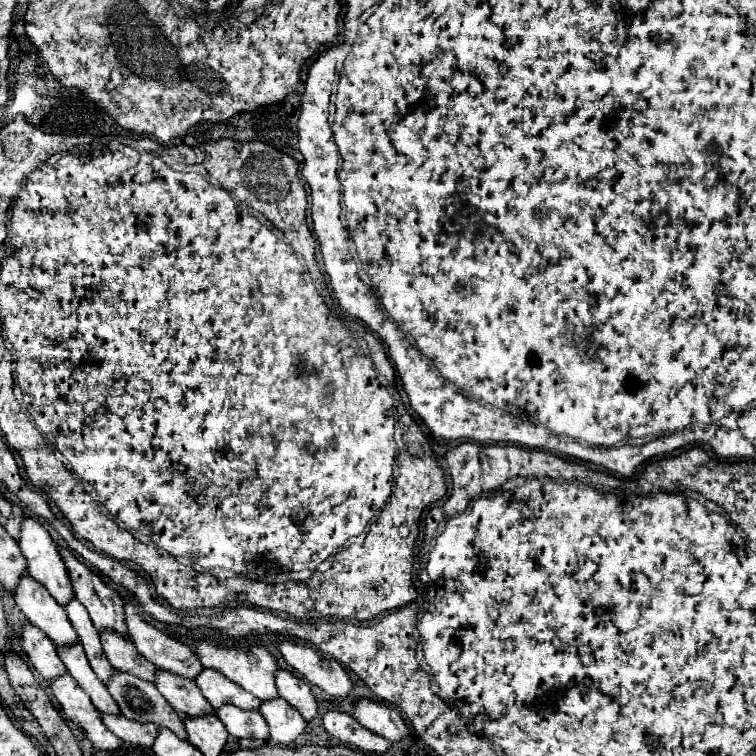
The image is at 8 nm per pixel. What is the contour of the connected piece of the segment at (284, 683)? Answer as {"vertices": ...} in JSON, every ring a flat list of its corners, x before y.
{"vertices":[[279,668,275,672,275,686,279,696,287,700,293,708,297,708,307,722,317,714,317,700,311,692,311,686,303,678,295,676,289,670]]}

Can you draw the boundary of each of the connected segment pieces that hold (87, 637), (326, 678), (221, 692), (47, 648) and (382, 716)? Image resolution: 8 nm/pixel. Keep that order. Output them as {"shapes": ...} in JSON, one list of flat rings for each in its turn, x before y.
{"shapes":[[[71,598,63,608,65,608,65,612,67,612,77,636,79,636,79,642,85,648,85,654,87,654,87,660,89,660,93,672,97,674,99,680,107,682,111,676,111,664,107,662,107,658,103,654,103,648,99,642,99,632,95,632,95,626,91,624,87,610,75,598]],[[283,640,277,646,279,646,279,652,283,654,285,662,297,674,301,674,305,680,319,686,327,694,347,696,349,690,353,688,349,674,343,670,343,666,339,662,323,658,317,650,313,650,305,644]],[[203,668,195,682,213,708,219,708,221,704,235,704,243,710,257,710,261,704,261,700,257,696,239,688,235,682,227,680,223,674,219,674,215,670]],[[23,624,21,648,27,654,29,662,45,680,53,680,55,676,63,676,67,672,61,658,57,656,57,650,51,638,47,638,45,632,35,628,33,624]],[[361,698,353,702,353,714,351,714,363,728,395,742,407,736,407,726,401,720,401,714,397,708,387,706,383,702,375,702,369,698]]]}

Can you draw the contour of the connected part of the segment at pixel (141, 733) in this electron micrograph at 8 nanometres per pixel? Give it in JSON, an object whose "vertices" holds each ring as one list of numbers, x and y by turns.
{"vertices":[[101,714,101,720,115,736,119,736,123,742,127,742,131,746,151,746,155,740,157,728,159,728,151,722,135,722,121,714,119,716]]}

